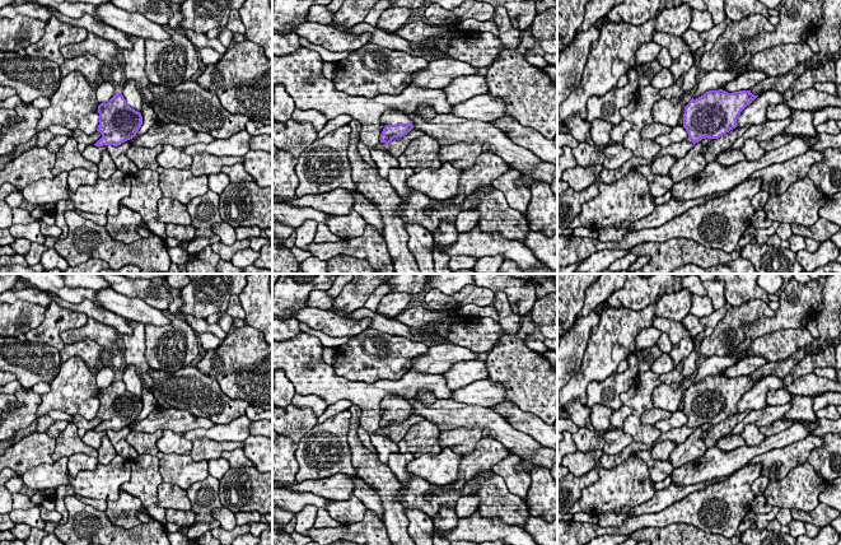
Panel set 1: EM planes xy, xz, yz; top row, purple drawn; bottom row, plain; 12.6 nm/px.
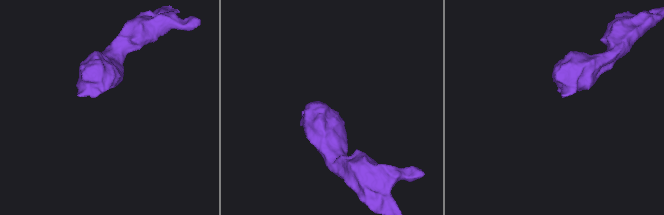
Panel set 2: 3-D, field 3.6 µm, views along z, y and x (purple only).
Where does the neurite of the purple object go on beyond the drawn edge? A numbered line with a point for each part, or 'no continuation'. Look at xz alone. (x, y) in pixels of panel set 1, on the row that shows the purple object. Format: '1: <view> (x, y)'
1: xz (391, 116)

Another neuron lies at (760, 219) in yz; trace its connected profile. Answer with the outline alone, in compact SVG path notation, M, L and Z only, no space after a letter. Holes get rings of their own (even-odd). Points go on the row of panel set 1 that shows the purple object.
M754 210L751 224L754 228L768 228L772 224L772 220L766 215L763 210Z

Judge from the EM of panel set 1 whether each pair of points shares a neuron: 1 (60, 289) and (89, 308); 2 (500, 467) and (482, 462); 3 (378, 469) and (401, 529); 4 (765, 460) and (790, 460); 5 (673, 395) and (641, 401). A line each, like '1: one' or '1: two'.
1: two
2: two
3: one
4: one
5: two

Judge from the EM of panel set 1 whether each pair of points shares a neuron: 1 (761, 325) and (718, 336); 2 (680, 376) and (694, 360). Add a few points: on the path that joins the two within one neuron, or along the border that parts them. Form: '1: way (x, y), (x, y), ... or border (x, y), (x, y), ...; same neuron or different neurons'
1: border (769, 316), (744, 324), (744, 339), (725, 354); different neurons
2: way (682, 372), (690, 364); same neuron

